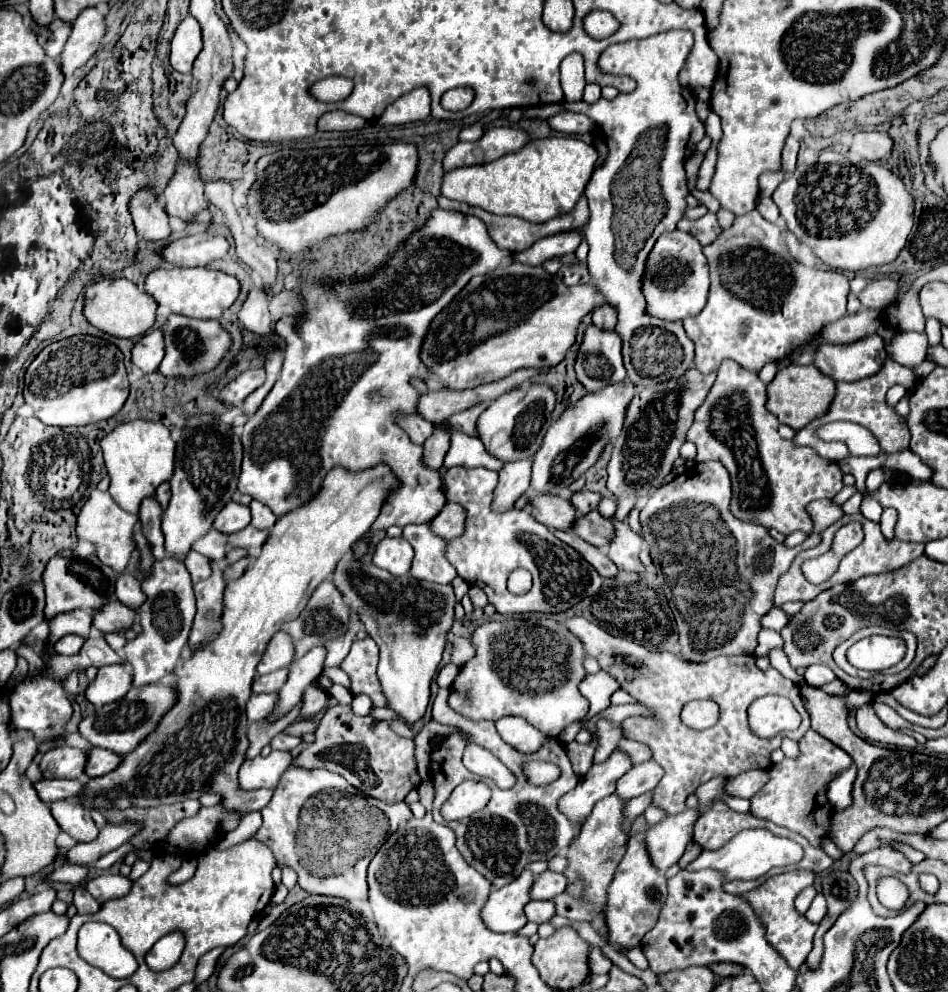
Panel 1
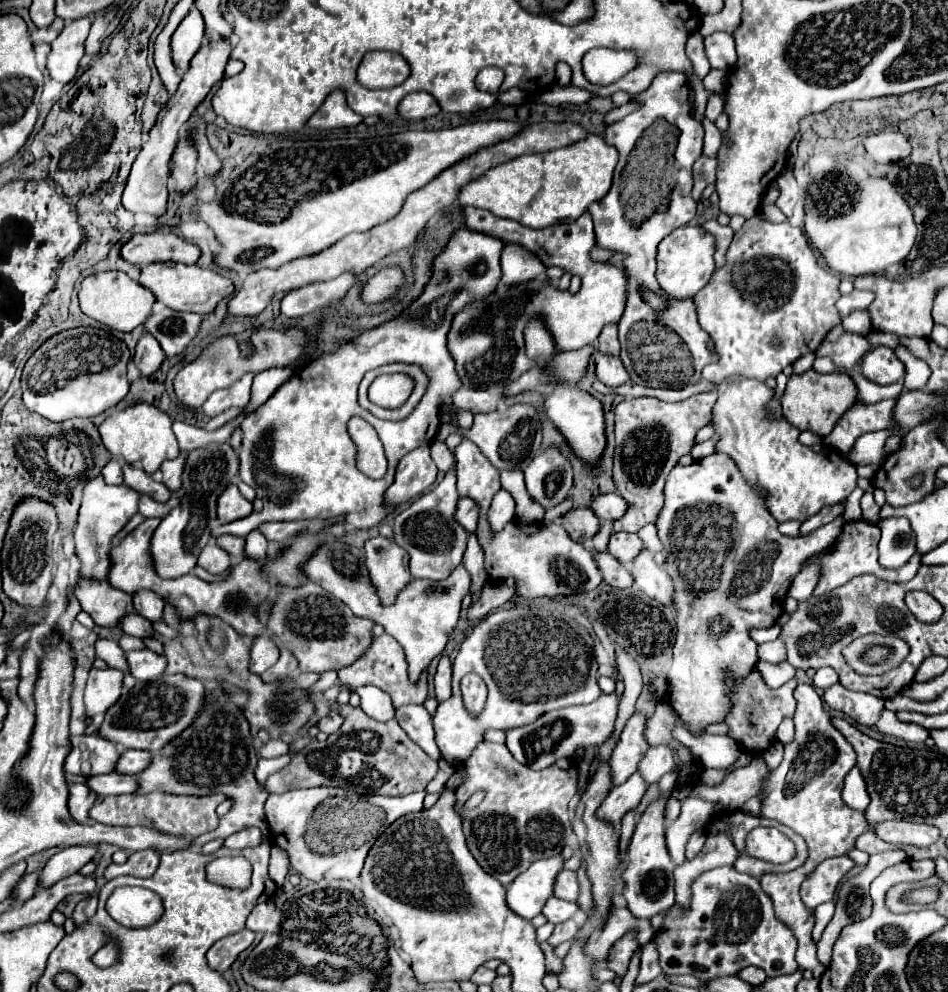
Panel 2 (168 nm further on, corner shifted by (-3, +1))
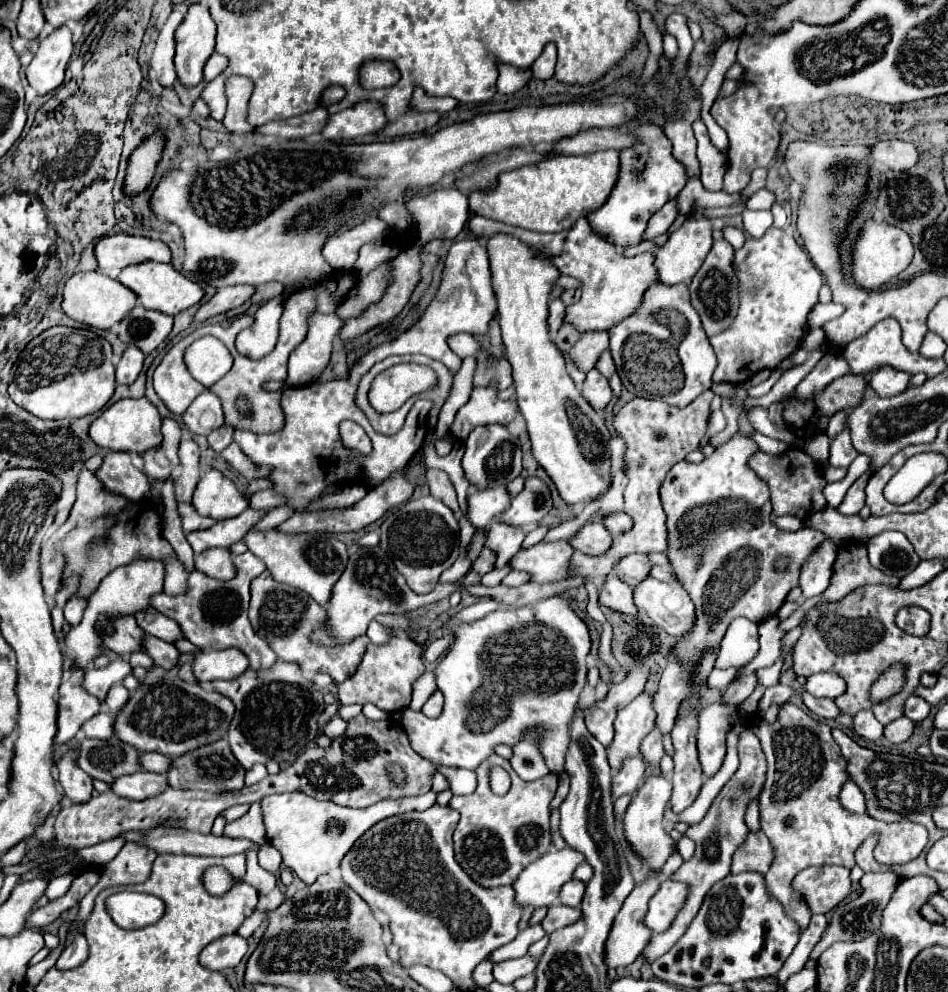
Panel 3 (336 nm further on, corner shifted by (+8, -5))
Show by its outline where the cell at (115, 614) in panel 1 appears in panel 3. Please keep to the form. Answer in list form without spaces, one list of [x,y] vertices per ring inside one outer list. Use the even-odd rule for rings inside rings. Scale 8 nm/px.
[[[144,636],[144,652],[154,660],[154,664],[162,666],[162,668],[174,668],[176,662],[178,662],[178,656],[180,652],[176,650],[174,644],[170,642],[164,642],[160,638],[152,638],[152,636]]]

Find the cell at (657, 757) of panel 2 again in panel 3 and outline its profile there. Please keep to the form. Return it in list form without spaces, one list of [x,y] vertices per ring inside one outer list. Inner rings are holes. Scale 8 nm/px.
[[[652,730],[646,738],[644,738],[644,742],[642,742],[642,748],[640,748],[640,754],[642,754],[642,760],[646,762],[646,764],[650,764],[650,766],[660,766],[660,760],[662,760],[662,756],[664,756],[664,752],[662,752],[664,748],[662,748],[662,736],[660,736],[660,732],[658,730]]]

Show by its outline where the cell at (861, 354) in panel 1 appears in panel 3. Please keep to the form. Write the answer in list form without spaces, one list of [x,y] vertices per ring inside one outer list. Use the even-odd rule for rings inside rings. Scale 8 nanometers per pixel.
[[[880,366],[868,374],[868,386],[878,396],[894,396],[896,392],[904,392],[908,388],[910,374],[896,370],[892,366]]]

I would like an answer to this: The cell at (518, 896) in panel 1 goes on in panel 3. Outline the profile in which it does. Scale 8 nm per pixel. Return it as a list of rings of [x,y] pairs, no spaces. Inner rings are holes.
[[[566,846],[562,850],[552,848],[548,854],[528,864],[512,884],[516,904],[522,908],[544,908],[556,904],[562,884],[572,878],[574,868],[582,860],[584,856],[580,852]]]

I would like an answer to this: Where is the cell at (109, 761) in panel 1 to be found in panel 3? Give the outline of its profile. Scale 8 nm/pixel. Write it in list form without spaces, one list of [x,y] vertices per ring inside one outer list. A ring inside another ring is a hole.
[[[144,752],[140,754],[140,768],[146,770],[146,772],[158,772],[158,774],[164,774],[168,770],[168,756],[160,756],[156,752]]]

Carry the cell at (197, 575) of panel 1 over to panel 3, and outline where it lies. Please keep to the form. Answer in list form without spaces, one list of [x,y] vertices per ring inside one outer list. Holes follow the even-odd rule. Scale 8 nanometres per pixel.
[[[210,548],[202,554],[198,554],[194,558],[196,570],[216,578],[216,580],[230,580],[230,576],[234,574],[234,564],[232,564],[232,556],[226,548]]]

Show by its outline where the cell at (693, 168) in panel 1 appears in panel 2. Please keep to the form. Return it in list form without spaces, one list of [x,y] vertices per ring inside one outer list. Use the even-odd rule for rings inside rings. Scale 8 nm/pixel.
[[[701,156],[695,166],[693,166],[693,174],[695,174],[695,184],[691,190],[691,198],[695,198],[695,202],[699,202],[701,192],[705,190],[707,184],[715,182],[715,170],[717,170],[717,160]]]

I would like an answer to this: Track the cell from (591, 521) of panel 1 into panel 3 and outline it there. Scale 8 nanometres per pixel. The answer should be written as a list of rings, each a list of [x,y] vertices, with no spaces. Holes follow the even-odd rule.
[[[638,552],[620,558],[620,562],[614,566],[614,574],[632,586],[636,586],[640,580],[644,580],[648,576],[648,572],[650,572],[650,562],[648,562],[646,554],[638,554]]]

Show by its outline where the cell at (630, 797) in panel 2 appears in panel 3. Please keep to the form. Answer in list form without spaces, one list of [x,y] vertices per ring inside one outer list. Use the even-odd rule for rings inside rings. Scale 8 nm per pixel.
[[[628,758],[624,760],[622,770],[612,778],[612,798],[620,798],[624,794],[634,796],[634,792],[638,790],[642,776],[644,776],[644,762],[640,758]]]

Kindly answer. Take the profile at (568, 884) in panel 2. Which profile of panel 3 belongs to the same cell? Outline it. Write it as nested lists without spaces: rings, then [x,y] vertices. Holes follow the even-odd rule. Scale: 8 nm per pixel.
[[[568,880],[562,890],[560,890],[560,902],[566,904],[566,906],[580,906],[580,900],[582,900],[582,894],[584,894],[584,888],[586,884],[580,882],[580,880]]]

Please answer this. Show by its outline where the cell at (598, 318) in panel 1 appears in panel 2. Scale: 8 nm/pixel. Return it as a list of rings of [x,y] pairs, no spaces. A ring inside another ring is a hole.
[[[609,324],[599,334],[599,354],[619,356],[619,338],[617,338],[617,324]]]

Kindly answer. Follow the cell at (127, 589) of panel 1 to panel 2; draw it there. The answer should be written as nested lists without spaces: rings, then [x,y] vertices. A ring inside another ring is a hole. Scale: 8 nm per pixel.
[[[141,590],[139,594],[133,596],[133,604],[135,604],[137,614],[141,614],[143,618],[147,618],[151,622],[161,622],[163,620],[165,602],[157,594],[151,594],[149,590]]]

